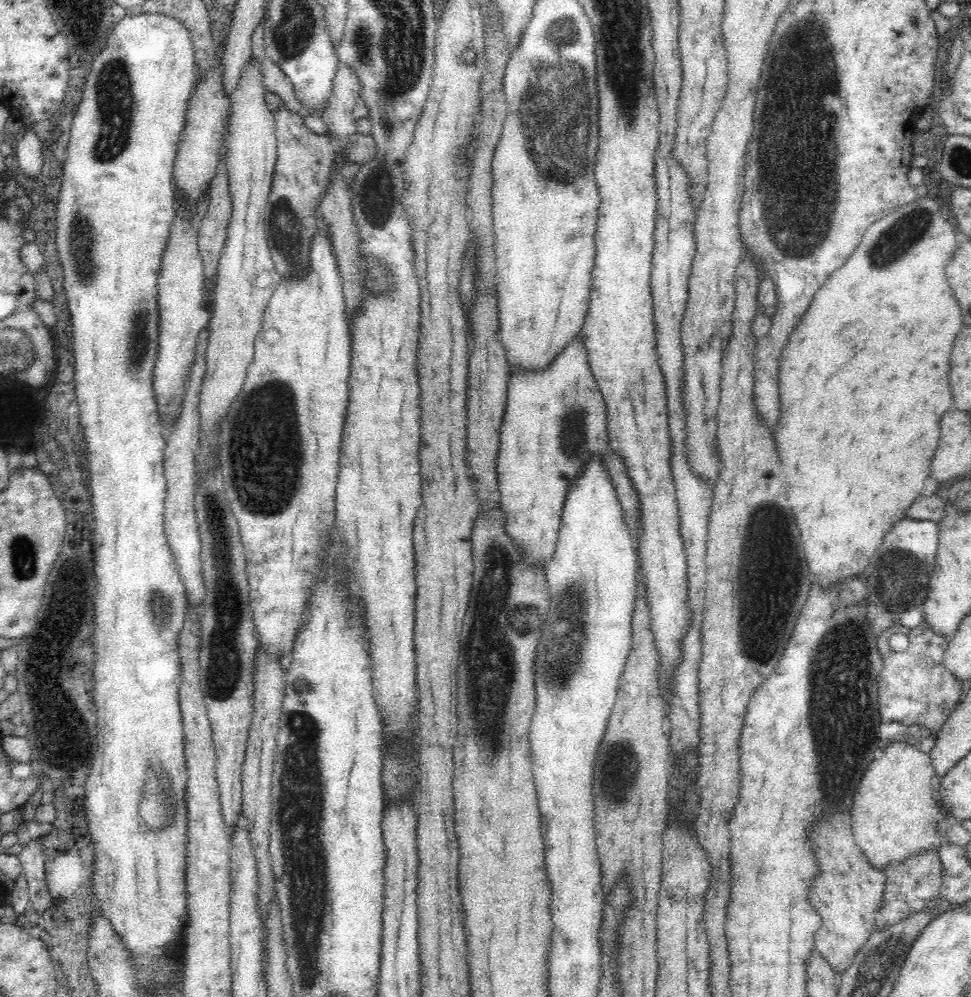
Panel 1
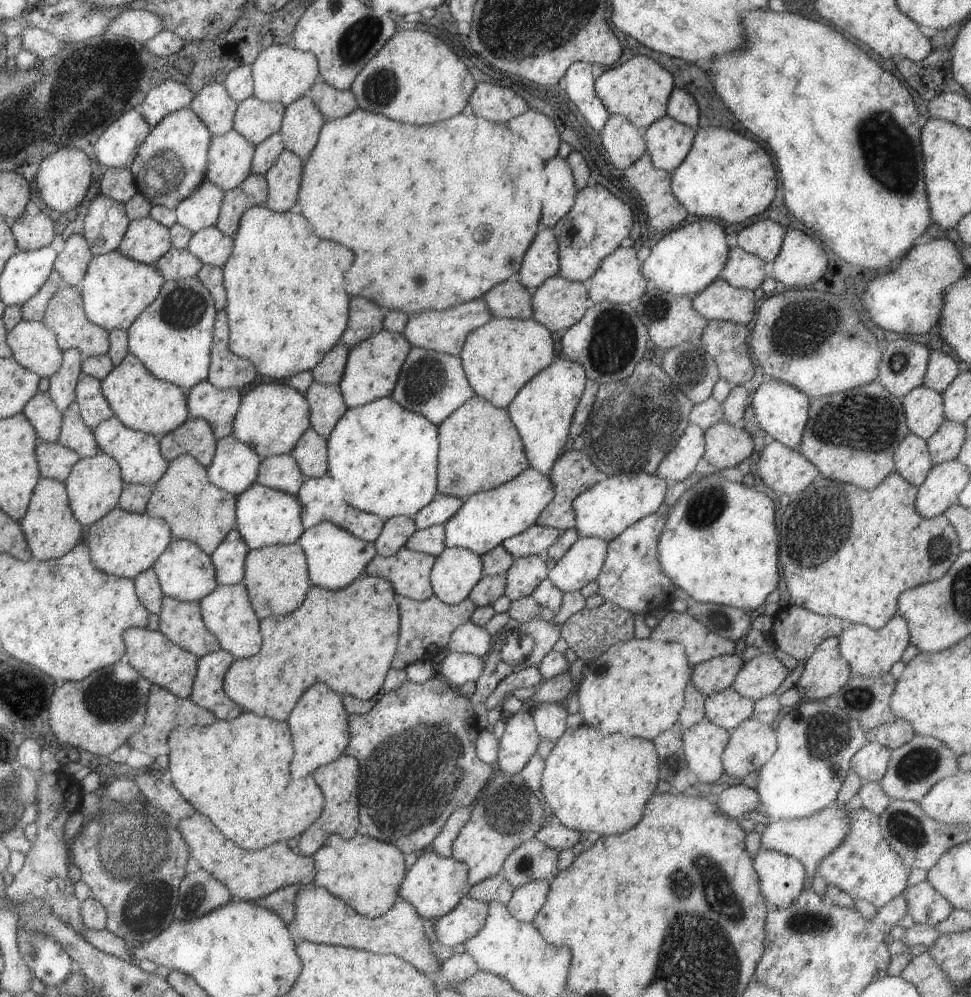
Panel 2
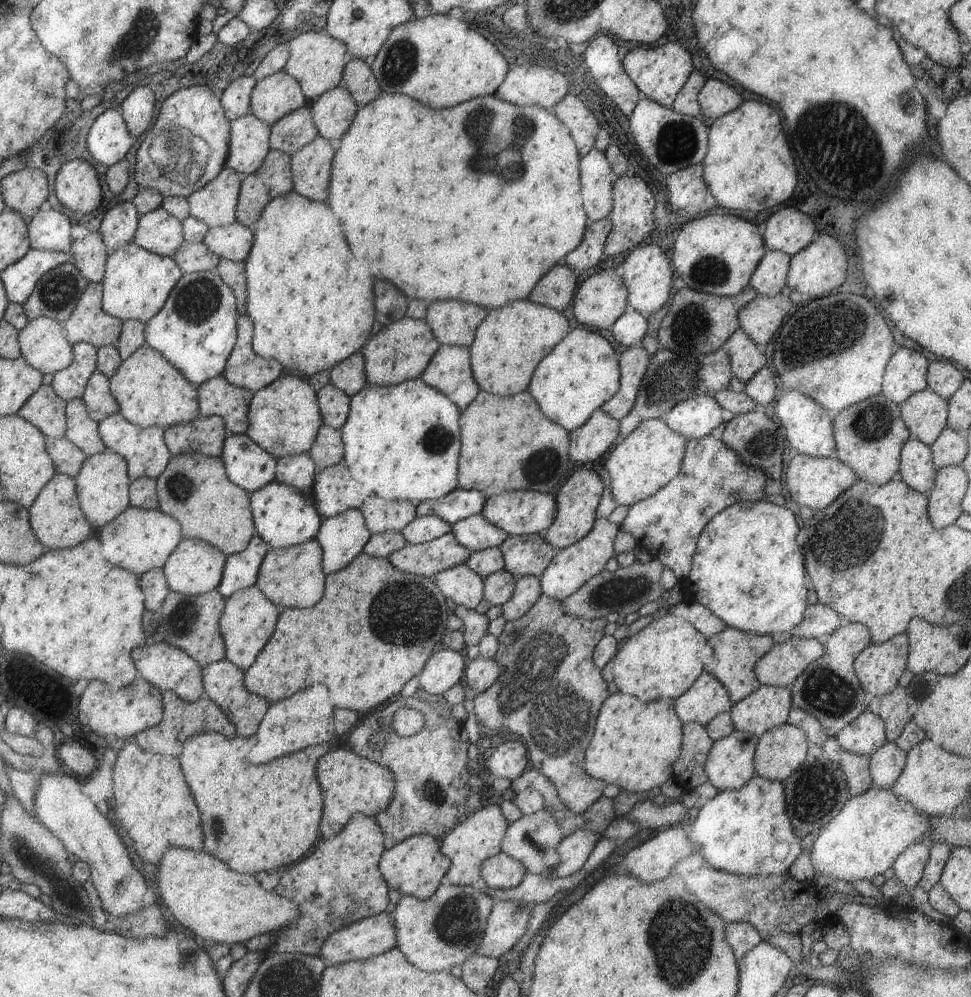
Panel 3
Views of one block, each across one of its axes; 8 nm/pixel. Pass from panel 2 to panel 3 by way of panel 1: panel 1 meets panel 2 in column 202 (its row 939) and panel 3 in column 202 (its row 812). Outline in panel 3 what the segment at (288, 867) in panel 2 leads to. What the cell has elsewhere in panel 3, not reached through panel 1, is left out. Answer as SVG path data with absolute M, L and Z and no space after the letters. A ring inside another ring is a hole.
M125 740L124 745L115 753L116 759L112 765L112 793L110 803L112 815L119 822L119 826L127 832L133 840L135 852L148 868L159 866L162 854L169 847L181 847L203 851L203 834L201 834L201 818L193 796L184 779L180 764L176 757L165 756L159 753L145 752L134 740Z

